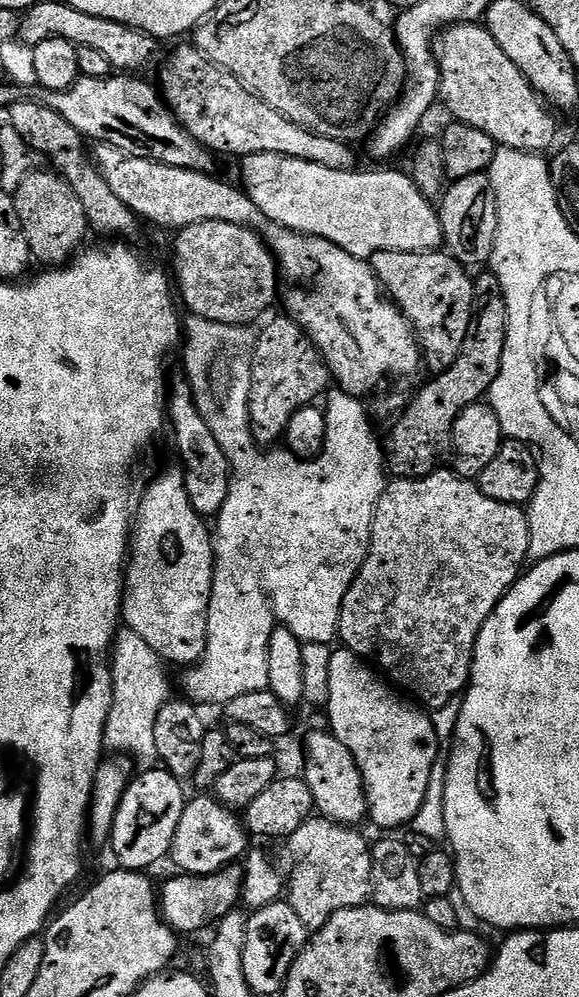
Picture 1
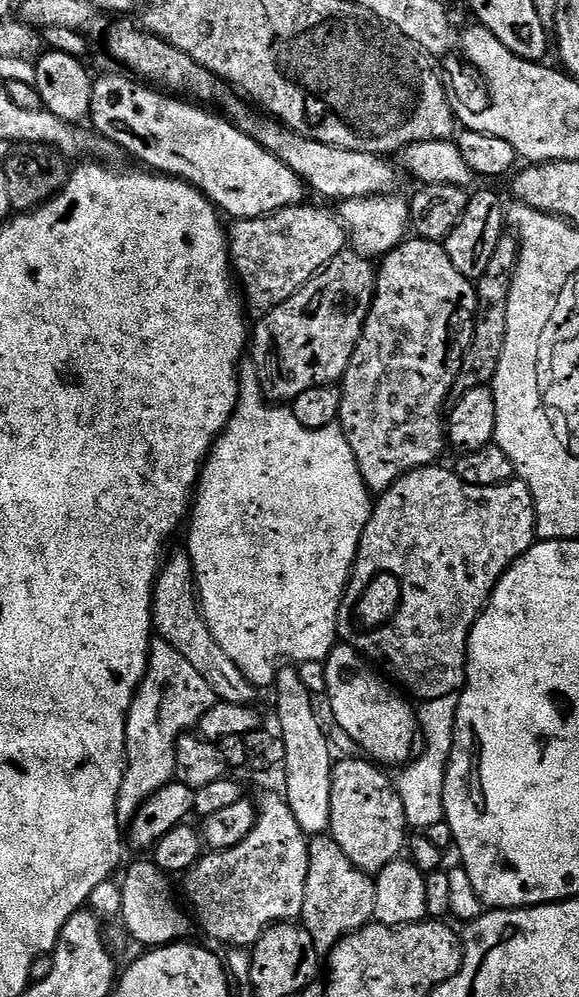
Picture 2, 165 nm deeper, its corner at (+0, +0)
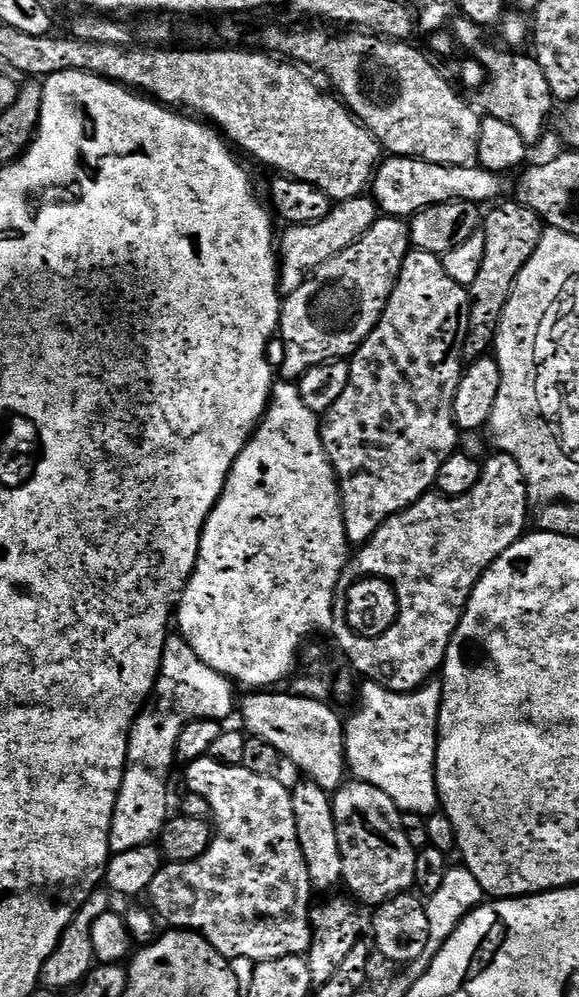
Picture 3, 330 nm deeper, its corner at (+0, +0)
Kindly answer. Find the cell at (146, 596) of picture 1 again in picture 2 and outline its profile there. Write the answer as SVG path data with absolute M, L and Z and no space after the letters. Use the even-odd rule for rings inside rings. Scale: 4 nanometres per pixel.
M164 570L156 577L152 589L152 623L155 635L170 642L170 646L174 646L174 650L178 650L178 654L182 654L182 658L186 658L186 662L190 662L190 666L194 666L194 670L198 670L198 674L206 678L206 686L214 690L217 701L249 706L257 703L257 689L242 674L242 670L238 670L238 666L234 666L234 662L226 658L226 650L222 650L218 642L214 642L204 616L200 613L191 571L184 570L181 576L175 576L174 573Z

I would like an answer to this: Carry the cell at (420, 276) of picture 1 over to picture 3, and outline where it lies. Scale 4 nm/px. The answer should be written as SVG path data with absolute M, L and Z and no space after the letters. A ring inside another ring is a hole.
M409 251L408 256L402 262L402 270L398 274L398 282L390 294L390 302L386 302L386 310L374 326L374 330L364 339L362 346L350 358L350 382L346 385L346 391L338 397L338 402L330 406L328 412L323 414L320 421L320 437L326 446L326 454L336 471L336 478L340 481L340 501L344 507L344 521L346 522L346 534L348 543L352 546L363 546L368 539L382 527L394 514L406 510L414 502L418 502L423 496L429 495L435 489L438 470L450 458L450 454L458 451L456 444L462 439L462 433L456 426L454 418L454 394L458 394L458 382L464 372L466 363L463 356L463 346L467 340L467 330L470 326L471 298L469 289L465 285L454 282L450 274L442 266L439 256L429 252Z

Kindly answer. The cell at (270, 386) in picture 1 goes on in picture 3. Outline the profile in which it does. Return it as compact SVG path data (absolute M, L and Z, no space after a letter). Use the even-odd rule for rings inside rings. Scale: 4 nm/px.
M381 215L374 222L374 226L370 226L370 230L366 230L366 234L362 234L362 238L354 242L354 246L330 258L330 262L312 273L306 282L302 282L302 286L298 286L298 290L294 290L294 294L287 296L280 310L278 329L278 340L284 343L284 365L281 368L279 365L278 372L279 375L280 372L284 375L281 377L285 381L299 381L300 376L306 374L306 370L331 360L348 360L359 350L364 339L374 330L374 326L378 326L386 310L386 302L390 302L390 294L398 282L402 262L411 248L412 239L408 237L408 224L403 219Z

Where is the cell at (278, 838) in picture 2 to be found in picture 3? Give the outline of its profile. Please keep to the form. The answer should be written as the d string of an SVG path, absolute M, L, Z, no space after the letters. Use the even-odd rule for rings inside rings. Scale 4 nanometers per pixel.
M210 755L190 762L183 771L187 791L210 802L214 835L212 845L200 860L185 864L165 863L158 874L154 874L154 882L150 882L146 896L152 899L155 915L160 920L169 920L173 929L197 932L229 962L234 958L259 962L304 956L312 945L314 889L298 842L289 785L284 785L280 778L262 778L262 774L254 774L239 764L223 764Z

